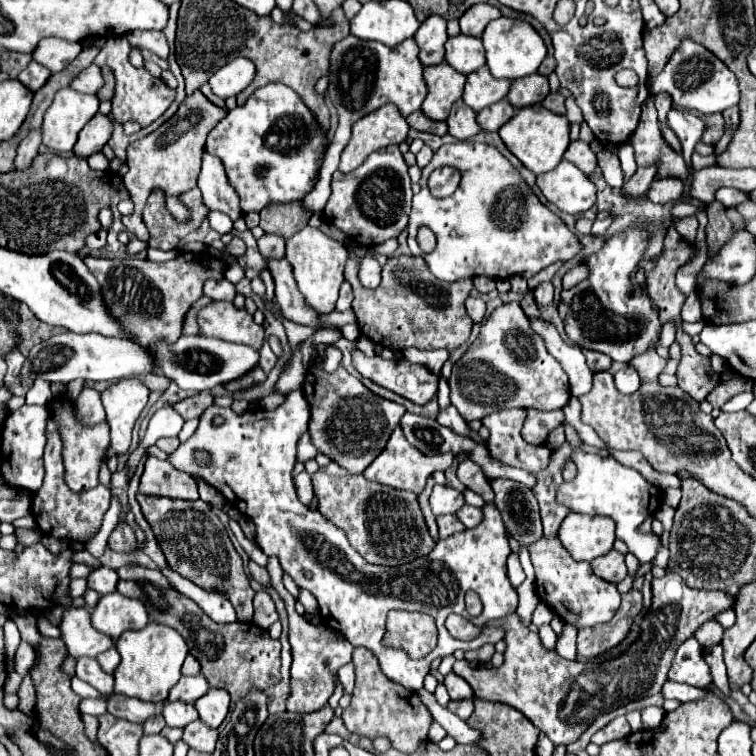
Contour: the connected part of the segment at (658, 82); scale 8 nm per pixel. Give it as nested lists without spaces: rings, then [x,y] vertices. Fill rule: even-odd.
[[[682,40],[680,48],[670,56],[664,70],[648,80],[648,90],[650,94],[666,92],[672,96],[674,104],[684,106],[686,110],[696,110],[700,114],[724,112],[726,108],[736,106],[740,100],[738,78],[734,76],[734,72],[712,52],[702,48],[700,44],[694,44],[692,40]]]

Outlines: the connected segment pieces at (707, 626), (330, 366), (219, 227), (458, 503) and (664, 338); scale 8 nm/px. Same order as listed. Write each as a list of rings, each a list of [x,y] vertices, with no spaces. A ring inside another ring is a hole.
[[[708,620],[698,628],[694,638],[700,642],[702,648],[710,648],[710,646],[722,642],[722,634],[724,634],[724,628],[716,620]]]
[[[334,344],[326,346],[324,358],[322,358],[322,368],[326,372],[336,372],[340,368],[340,364],[342,364],[342,352],[340,352],[340,348],[334,346]]]
[[[210,212],[210,214],[208,214],[208,222],[210,222],[210,226],[212,226],[216,232],[220,232],[220,234],[232,232],[232,220],[230,220],[226,214]]]
[[[440,484],[434,486],[432,496],[430,496],[430,506],[436,516],[456,514],[462,508],[462,504],[466,504],[462,492],[454,490],[452,486],[440,486]]]
[[[668,322],[663,325],[659,340],[659,345],[663,347],[670,347],[676,340],[676,329],[673,322]]]

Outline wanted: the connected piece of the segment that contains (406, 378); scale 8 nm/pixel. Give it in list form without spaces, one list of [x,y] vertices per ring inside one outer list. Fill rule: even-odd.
[[[354,348],[352,350],[352,364],[362,376],[370,378],[374,384],[412,400],[414,404],[428,404],[430,398],[434,398],[436,392],[438,392],[438,376],[434,372],[430,372],[424,364],[412,364],[404,356],[396,356],[392,360],[384,360],[380,356],[368,358],[364,352]]]

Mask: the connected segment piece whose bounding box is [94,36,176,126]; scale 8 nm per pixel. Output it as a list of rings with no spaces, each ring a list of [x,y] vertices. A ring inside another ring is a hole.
[[[110,36],[106,46],[96,56],[94,64],[110,66],[114,70],[114,76],[116,76],[116,94],[112,98],[112,118],[116,122],[122,122],[122,124],[128,122],[128,120],[134,120],[140,126],[148,126],[148,124],[158,120],[168,110],[168,106],[176,98],[176,90],[168,88],[160,78],[150,76],[146,72],[146,68],[134,68],[128,62],[130,50],[132,50],[132,46],[130,46],[126,36]]]

